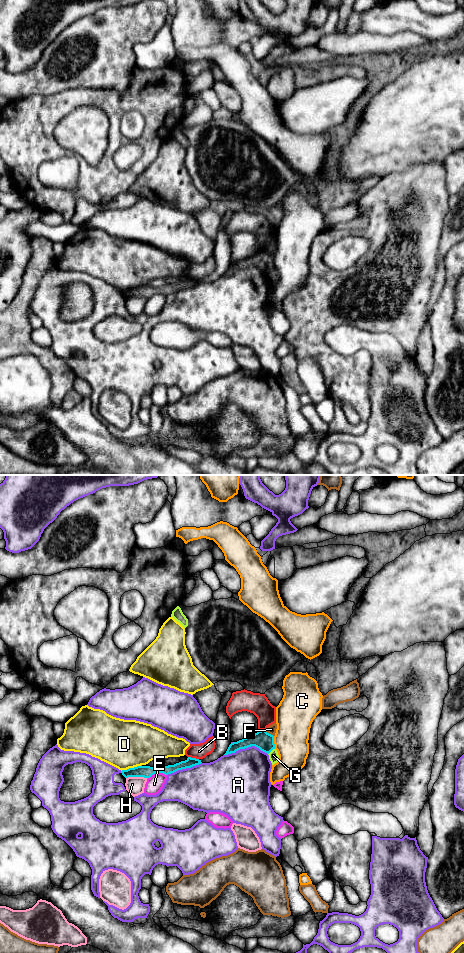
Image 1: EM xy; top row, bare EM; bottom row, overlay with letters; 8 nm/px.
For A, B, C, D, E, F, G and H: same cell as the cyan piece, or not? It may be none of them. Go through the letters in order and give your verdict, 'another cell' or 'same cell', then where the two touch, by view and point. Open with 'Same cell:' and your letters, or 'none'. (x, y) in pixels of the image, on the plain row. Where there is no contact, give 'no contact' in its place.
Same cell: none
A: another cell; meets cyan in xy at (245, 267)
B: another cell; meets cyan in xy at (193, 278)
C: another cell; meets cyan in xy at (273, 262)
D: another cell; meets cyan in xy at (131, 288)
E: another cell; meets cyan in xy at (156, 292)
F: another cell; meets cyan in xy at (268, 253)
G: another cell; meets cyan in xy at (271, 270)
H: another cell; meets cyan in xy at (137, 296)

